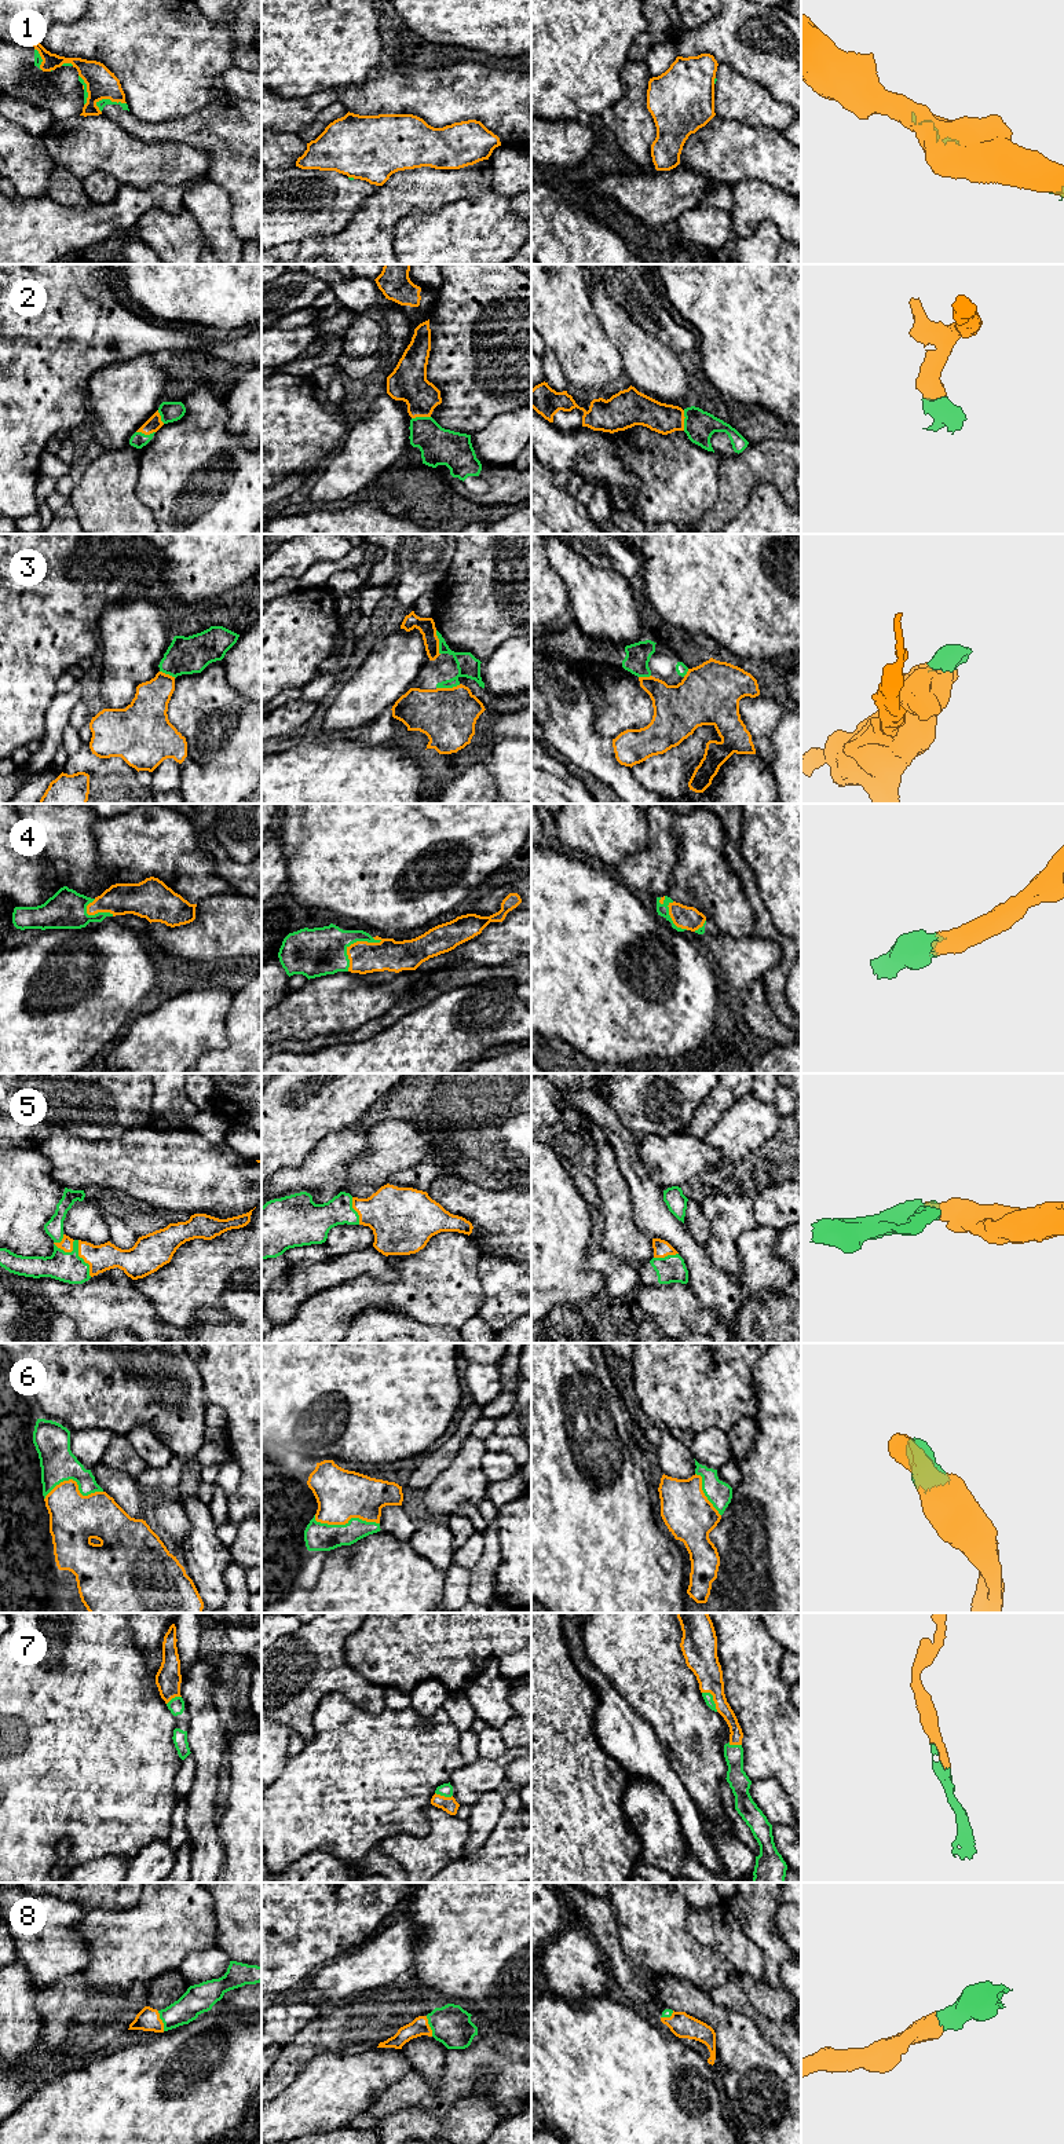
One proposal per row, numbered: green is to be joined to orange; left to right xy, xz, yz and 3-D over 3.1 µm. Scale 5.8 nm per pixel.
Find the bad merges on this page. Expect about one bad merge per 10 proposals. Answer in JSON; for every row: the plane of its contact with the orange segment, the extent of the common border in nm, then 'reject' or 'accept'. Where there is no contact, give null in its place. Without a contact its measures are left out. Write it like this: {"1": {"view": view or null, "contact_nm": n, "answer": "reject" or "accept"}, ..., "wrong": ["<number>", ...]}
{"1": {"view": "xy", "contact_nm": 180, "answer": "reject"}, "2": {"view": "yz", "contact_nm": 120, "answer": "accept"}, "3": {"view": "xz", "contact_nm": 150, "answer": "reject"}, "4": {"view": "xz", "contact_nm": 280, "answer": "accept"}, "5": {"view": "xy", "contact_nm": 130, "answer": "accept"}, "6": {"view": "xz", "contact_nm": 380, "answer": "accept"}, "7": {"view": "yz", "contact_nm": 150, "answer": "accept"}, "8": {"view": "xy", "contact_nm": 130, "answer": "accept"}, "wrong": ["1", "3"]}

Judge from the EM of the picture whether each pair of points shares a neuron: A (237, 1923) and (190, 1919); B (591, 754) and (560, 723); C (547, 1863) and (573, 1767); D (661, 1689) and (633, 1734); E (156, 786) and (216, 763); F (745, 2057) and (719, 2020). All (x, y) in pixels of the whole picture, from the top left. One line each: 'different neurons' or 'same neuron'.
A: different neurons
B: same neuron
C: same neuron
D: different neurons
E: different neurons
F: same neuron

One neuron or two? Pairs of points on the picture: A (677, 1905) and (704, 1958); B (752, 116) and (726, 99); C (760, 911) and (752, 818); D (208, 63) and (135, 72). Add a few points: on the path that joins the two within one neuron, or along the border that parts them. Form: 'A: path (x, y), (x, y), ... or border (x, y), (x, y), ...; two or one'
A: path (677, 1919), (677, 1934), (690, 1946); one
B: path (745, 109), (732, 99); one
C: border (750, 871), (771, 921); two
D: path (190, 63), (153, 63); one

